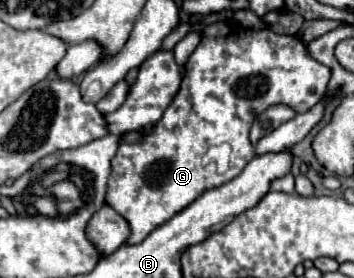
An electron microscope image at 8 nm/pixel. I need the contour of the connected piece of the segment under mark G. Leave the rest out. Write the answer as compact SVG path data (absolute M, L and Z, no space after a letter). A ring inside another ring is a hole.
M214 21L202 29L202 39L192 51L184 65L184 77L178 93L164 111L162 119L142 129L142 139L138 143L122 143L112 159L112 173L108 177L106 205L118 211L130 225L132 235L128 241L140 243L144 237L160 227L164 221L172 219L180 209L188 207L206 189L218 187L234 179L246 163L254 157L254 147L248 139L248 131L256 115L266 111L270 105L288 105L296 113L308 111L324 95L332 71L310 57L306 43L296 35L276 35L270 29L252 31L236 23ZM228 143L232 147L230 165L224 173L216 171L216 165L204 165L202 157L212 145Z

